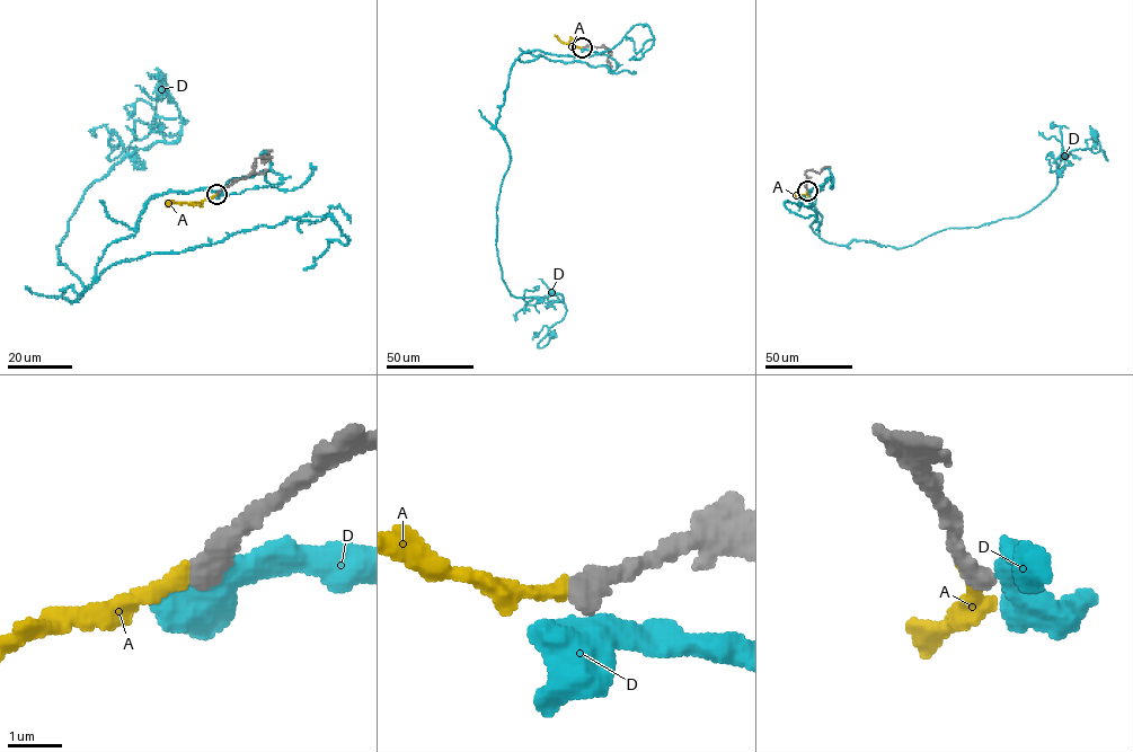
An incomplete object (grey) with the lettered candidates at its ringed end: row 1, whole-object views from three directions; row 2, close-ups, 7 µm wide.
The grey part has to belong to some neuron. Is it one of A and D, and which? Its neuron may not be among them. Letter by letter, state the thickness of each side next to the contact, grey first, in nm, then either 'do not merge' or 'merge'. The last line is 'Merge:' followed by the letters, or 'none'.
A: calibres 440 and 320 nm; merge
D: calibres 440 and 500 nm; do not merge
Merge: A

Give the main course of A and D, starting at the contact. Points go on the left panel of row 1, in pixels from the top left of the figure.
A: (217, 195), (201, 202), (170, 202), (165, 206)
D: (219, 195), (281, 175), (155, 195), (56, 298), (82, 193), (179, 138), (133, 136), (161, 89)

